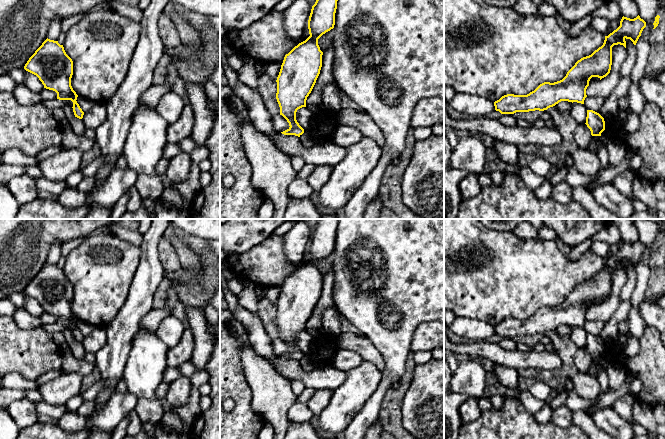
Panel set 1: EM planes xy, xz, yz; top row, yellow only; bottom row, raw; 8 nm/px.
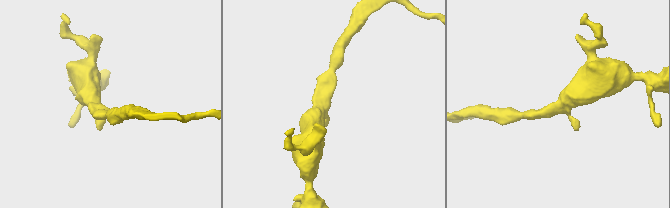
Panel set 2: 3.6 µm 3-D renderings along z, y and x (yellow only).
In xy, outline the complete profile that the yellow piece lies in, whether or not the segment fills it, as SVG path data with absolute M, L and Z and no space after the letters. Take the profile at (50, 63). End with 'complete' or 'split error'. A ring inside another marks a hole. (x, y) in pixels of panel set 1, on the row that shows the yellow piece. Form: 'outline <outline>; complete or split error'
outline M46 39L29 58L24 69L34 75L44 88L57 93L59 100L71 100L75 117L82 119L84 112L77 103L78 95L71 86L73 61L58 41Z; complete

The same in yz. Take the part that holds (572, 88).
outline M639 15L634 19L623 16L620 26L605 36L603 45L591 55L578 60L562 80L544 82L527 95L504 95L494 102L495 110L501 114L514 114L544 111L561 101L584 104L590 79L598 77L601 80L610 73L612 47L620 44L626 48L626 39L636 45L645 27L646 22Z; complete

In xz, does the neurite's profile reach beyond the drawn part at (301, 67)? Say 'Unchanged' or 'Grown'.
Unchanged

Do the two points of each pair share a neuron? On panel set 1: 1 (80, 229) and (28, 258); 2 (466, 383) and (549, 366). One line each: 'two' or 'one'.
1: one
2: two

